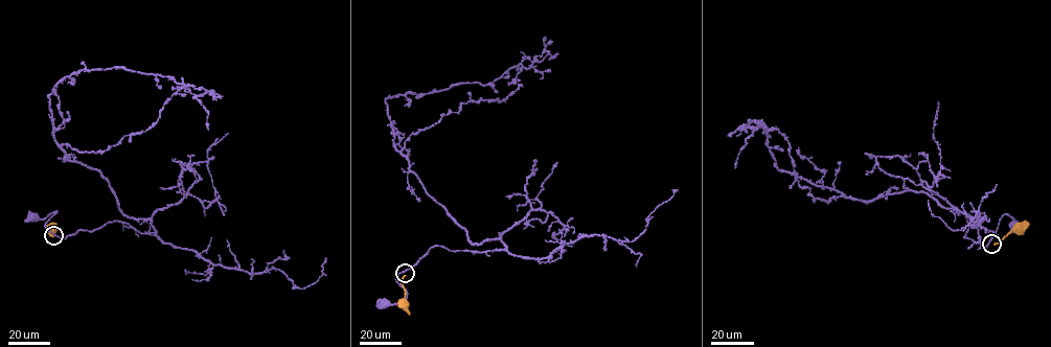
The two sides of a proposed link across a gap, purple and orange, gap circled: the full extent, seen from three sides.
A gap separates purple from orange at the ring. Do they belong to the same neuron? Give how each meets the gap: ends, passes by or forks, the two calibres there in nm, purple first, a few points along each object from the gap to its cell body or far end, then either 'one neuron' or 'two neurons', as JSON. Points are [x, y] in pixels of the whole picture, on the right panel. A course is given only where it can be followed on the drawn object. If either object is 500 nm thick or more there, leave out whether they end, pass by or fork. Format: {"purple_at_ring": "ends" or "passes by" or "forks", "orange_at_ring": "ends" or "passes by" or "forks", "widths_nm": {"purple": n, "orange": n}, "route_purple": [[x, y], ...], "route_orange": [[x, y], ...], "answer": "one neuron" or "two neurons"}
{"purple_at_ring": "passes by", "orange_at_ring": "ends", "widths_nm": {"purple": 260, "orange": 280}, "route_purple": [[988, 244], [1004, 214], [1011, 216], [1015, 225]], "route_orange": [[994, 244], [1020, 228]], "answer": "two neurons"}

